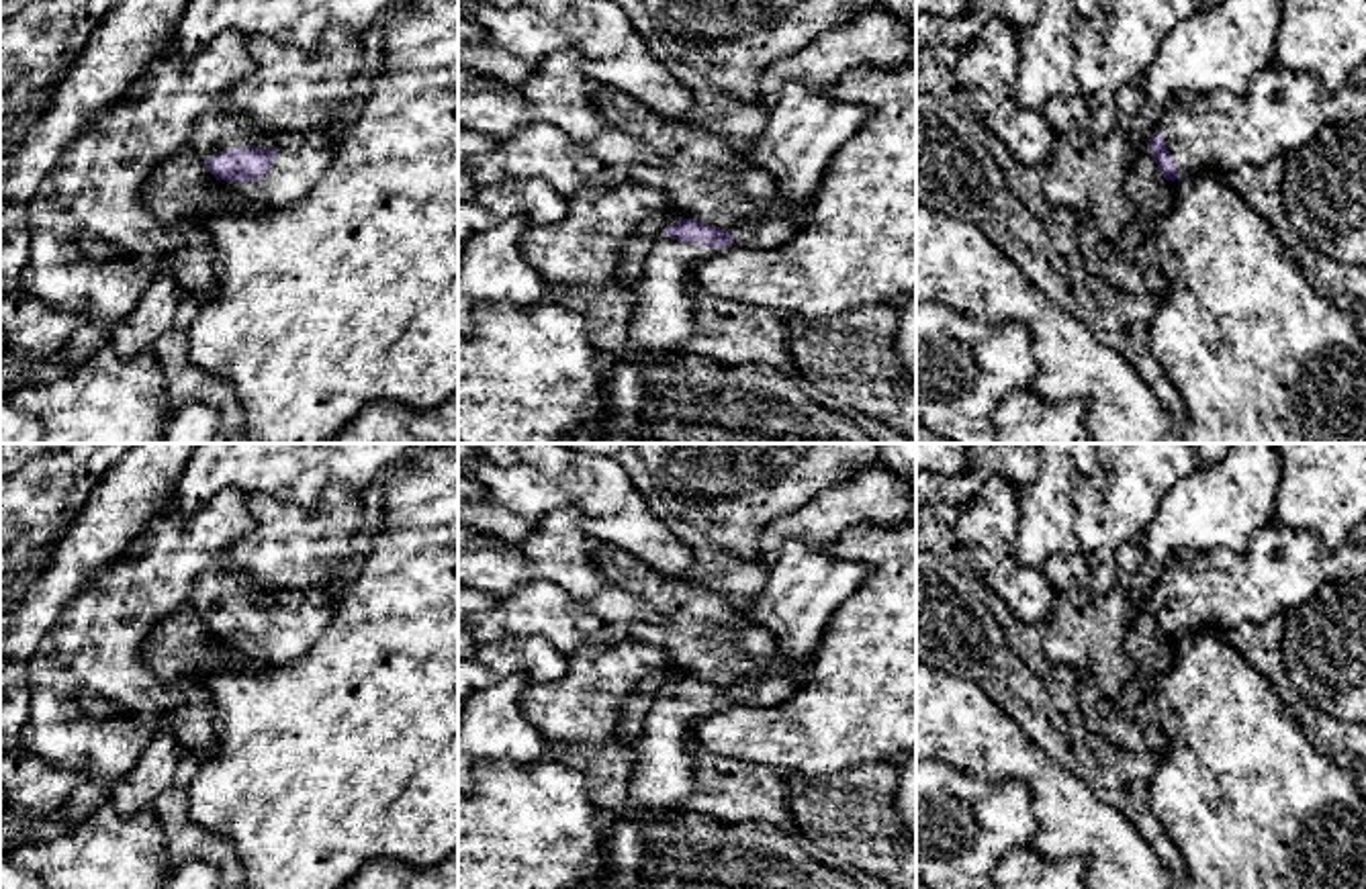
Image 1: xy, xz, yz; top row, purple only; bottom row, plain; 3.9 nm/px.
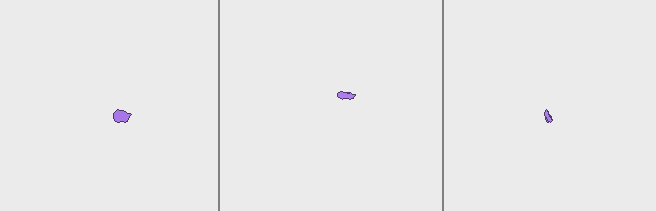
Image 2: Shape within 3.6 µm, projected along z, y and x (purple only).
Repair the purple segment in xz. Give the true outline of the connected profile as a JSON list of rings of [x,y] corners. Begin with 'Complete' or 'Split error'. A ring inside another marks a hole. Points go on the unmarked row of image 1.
Split error. [[[787,540],[769,566],[765,587],[740,613],[773,638],[775,658],[734,687],[679,676],[656,693],[630,746],[636,754],[630,803],[605,820],[609,836],[603,840],[603,858],[613,885],[636,881],[650,830],[683,811],[681,803],[695,787],[687,748],[693,723],[732,703],[773,707],[785,701],[804,685],[830,617],[865,576],[867,568],[857,560],[836,560],[828,550]]]

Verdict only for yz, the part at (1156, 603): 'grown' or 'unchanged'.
grown

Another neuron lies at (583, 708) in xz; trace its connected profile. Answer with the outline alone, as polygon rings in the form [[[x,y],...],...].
[[[630,638],[616,646],[581,646],[566,654],[568,674],[530,685],[521,715],[546,742],[599,748],[618,742],[626,699],[650,676],[675,666],[663,646]]]

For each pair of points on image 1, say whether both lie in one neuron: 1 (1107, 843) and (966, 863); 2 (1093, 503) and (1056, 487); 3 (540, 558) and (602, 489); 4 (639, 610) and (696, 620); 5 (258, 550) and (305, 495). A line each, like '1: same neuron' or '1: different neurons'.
1: different neurons
2: different neurons
3: different neurons
4: different neurons
5: different neurons

